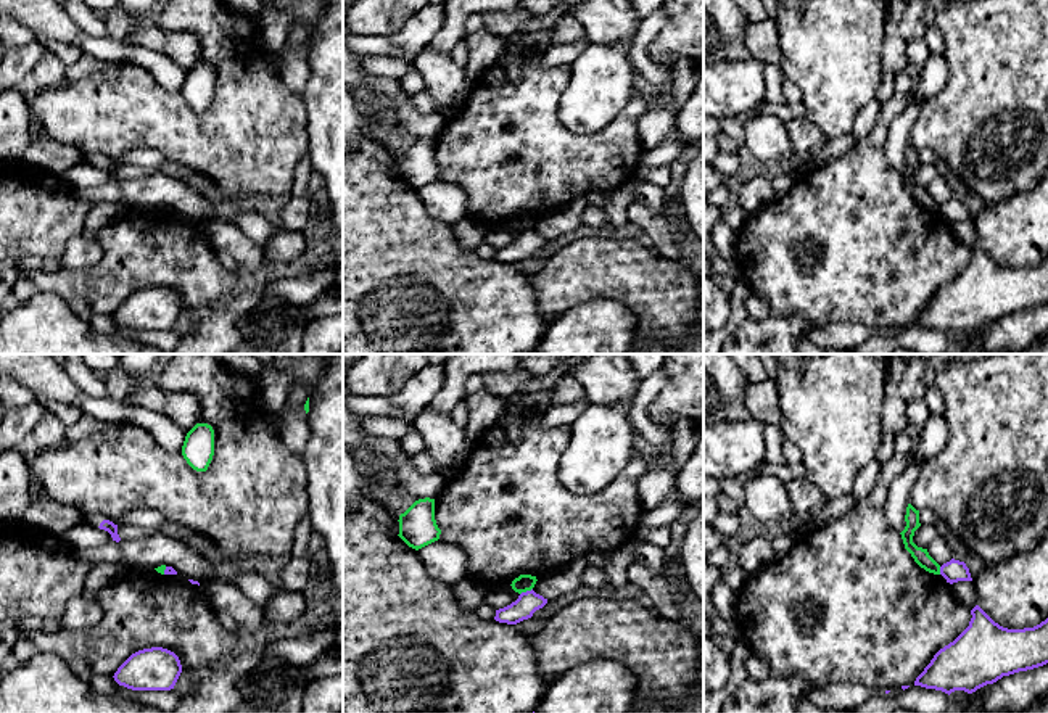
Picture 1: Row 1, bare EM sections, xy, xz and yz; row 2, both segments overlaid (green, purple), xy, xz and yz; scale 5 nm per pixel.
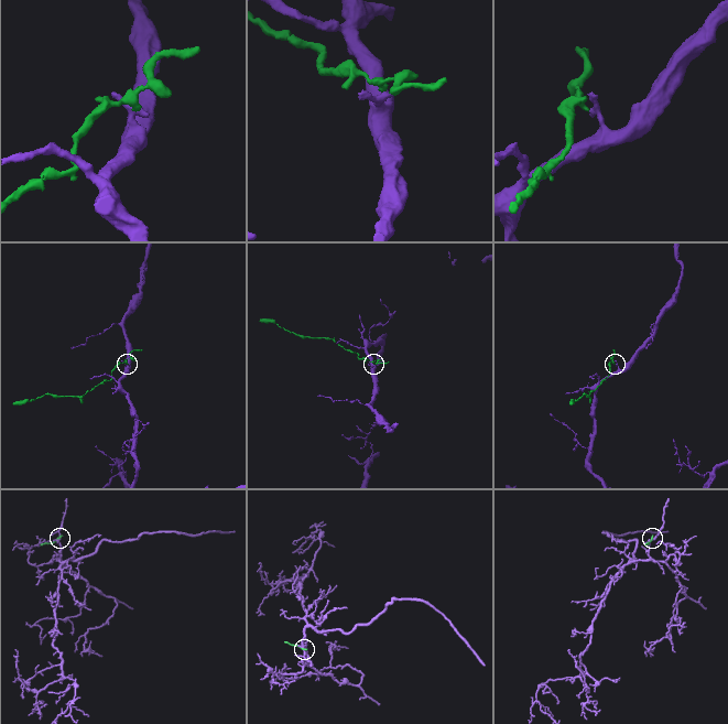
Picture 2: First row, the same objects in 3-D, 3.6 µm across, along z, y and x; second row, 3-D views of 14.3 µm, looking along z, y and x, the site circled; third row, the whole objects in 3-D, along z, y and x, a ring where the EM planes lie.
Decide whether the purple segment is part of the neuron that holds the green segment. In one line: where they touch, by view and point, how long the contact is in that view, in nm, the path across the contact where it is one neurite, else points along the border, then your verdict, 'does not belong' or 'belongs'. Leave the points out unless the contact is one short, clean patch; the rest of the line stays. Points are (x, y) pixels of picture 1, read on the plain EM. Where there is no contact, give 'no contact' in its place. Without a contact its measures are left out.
meets green in xz at (525, 230); contact 70 nm long; border along xz (532, 227), (520, 234); does not belong

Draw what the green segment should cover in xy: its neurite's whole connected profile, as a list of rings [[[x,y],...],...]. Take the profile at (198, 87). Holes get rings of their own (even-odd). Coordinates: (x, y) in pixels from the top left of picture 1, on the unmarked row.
[[[196,63],[185,76],[182,95],[196,111],[206,111],[214,95],[214,69],[208,63]]]

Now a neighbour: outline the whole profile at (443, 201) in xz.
[[[435,180],[417,190],[425,212],[438,222],[452,225],[468,217],[467,195],[454,183]]]

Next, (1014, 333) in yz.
[[[1048,303],[1003,315],[969,333],[968,341],[945,354],[1024,354],[1048,333]]]

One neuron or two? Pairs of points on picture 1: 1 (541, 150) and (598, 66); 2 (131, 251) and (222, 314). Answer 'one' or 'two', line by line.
1: two
2: two

